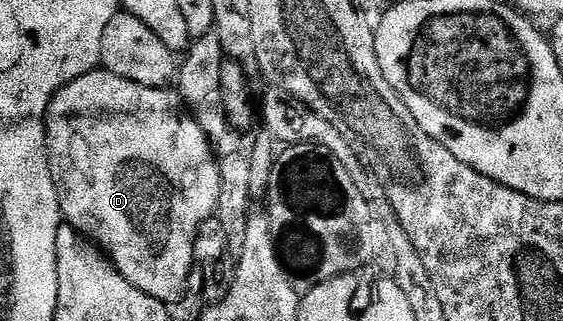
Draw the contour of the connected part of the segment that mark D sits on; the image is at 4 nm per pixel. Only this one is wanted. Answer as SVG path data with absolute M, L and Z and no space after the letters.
M99 69L90 71L84 77L64 85L52 97L52 101L46 110L46 148L50 158L50 168L54 184L58 190L58 200L62 210L63 220L69 226L74 227L82 235L85 235L91 243L97 245L104 252L107 259L114 264L117 271L125 277L136 289L148 293L148 297L156 297L156 301L167 305L175 305L186 295L190 287L190 274L196 271L196 248L200 228L215 218L220 201L220 169L218 159L212 148L211 140L196 125L193 115L190 113L186 102L177 90L169 86L149 87L148 85L136 85L136 81L128 81L124 77L116 77L116 73Z

